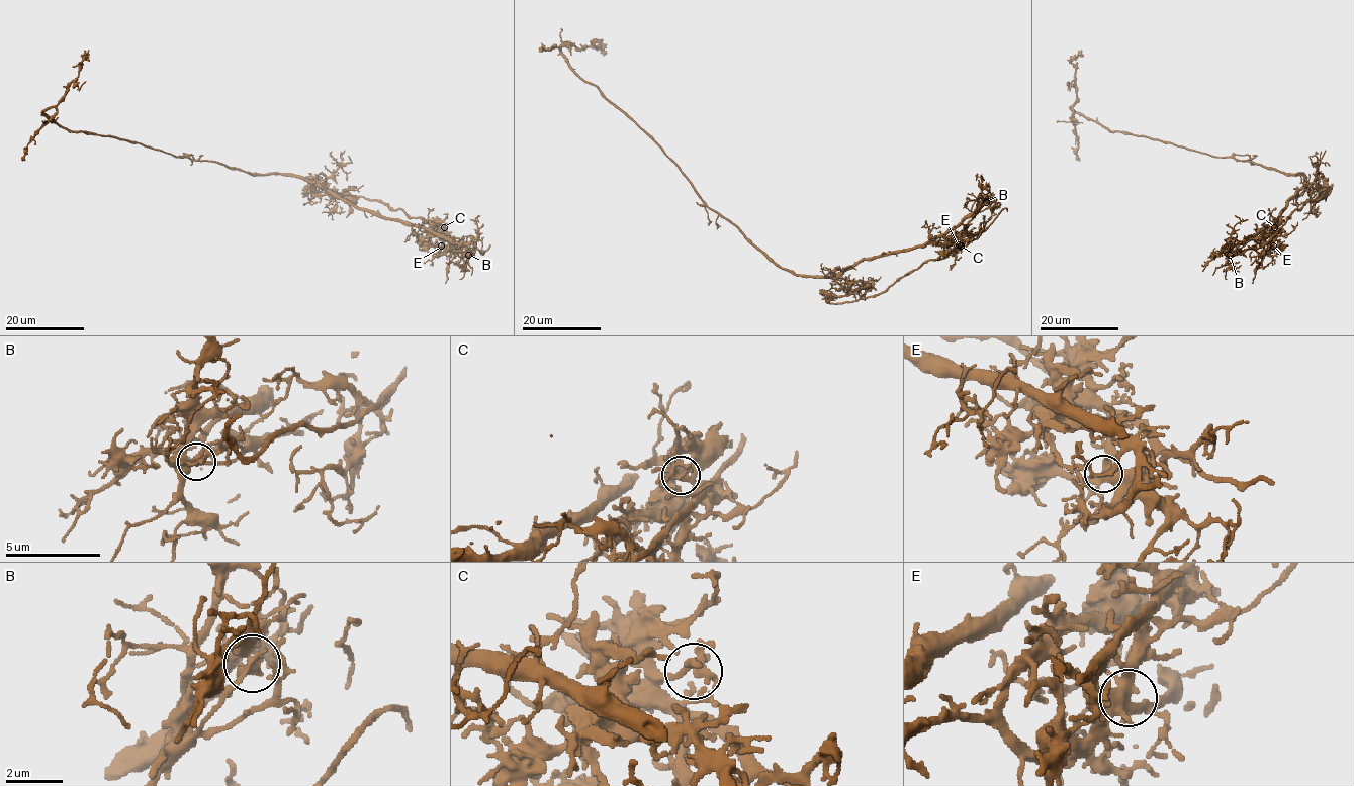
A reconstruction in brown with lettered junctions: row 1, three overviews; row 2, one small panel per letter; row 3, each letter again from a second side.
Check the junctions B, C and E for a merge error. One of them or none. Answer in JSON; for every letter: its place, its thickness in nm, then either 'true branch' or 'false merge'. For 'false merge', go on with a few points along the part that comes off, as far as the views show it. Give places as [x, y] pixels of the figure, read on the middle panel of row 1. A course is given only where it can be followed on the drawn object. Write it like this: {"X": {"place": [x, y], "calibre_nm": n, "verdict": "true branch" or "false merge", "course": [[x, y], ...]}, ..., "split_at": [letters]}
{"B": {"place": [986, 202], "calibre_nm": 280, "verdict": "false merge", "course": [[986, 202], [969, 222], [963, 247], [925, 261], [880, 293], [829, 303], [832, 296], [867, 286], [864, 289]]}, "C": {"place": [961, 246], "calibre_nm": 200, "verdict": "true branch"}, "E": {"place": [959, 244], "calibre_nm": 400, "verdict": "true branch"}, "split_at": ["B"]}

